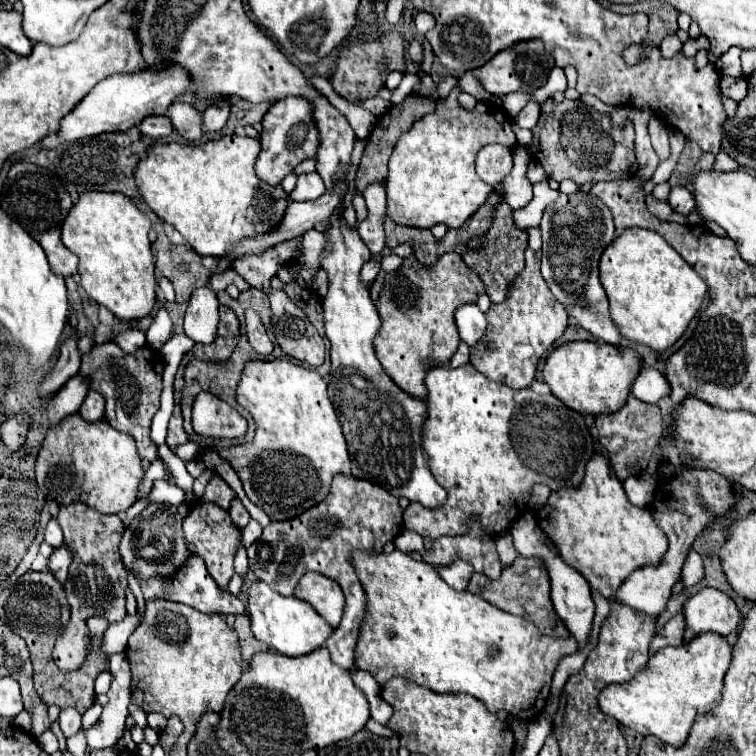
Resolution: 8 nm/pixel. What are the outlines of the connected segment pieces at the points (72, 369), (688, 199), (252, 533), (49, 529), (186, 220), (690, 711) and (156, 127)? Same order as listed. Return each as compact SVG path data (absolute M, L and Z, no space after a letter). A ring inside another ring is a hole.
M68 335L60 347L60 357L52 371L40 383L40 393L58 391L70 377L78 375L80 369L80 351L78 351L78 335Z
M674 187L670 191L670 199L668 199L670 207L674 211L678 211L680 215L690 215L690 211L694 211L696 203L694 203L694 197L692 193L686 189L686 187Z
M251 519L248 525L242 529L241 540L244 546L248 548L255 543L261 537L262 530L262 526L254 519Z
M50 519L50 523L46 525L46 543L54 549L62 547L62 529L56 519Z
M226 135L220 139L208 141L204 145L180 145L180 143L160 145L156 143L152 151L148 153L148 157L138 163L138 169L134 169L134 177L150 209L162 221L178 229L198 255L222 257L234 251L234 247L238 247L242 239L274 231L286 215L288 193L282 189L282 185L268 187L268 183L262 183L262 179L258 179L254 173L254 163L256 163L258 153L260 153L258 139L238 137L238 135Z
M704 633L680 647L666 647L650 657L648 667L624 685L608 685L600 693L598 703L606 715L612 715L622 725L642 733L654 735L668 745L682 747L698 715L718 705L724 675L732 661L732 647L722 635Z
M166 115L146 117L140 125L140 133L146 135L146 137L152 137L152 139L160 139L160 137L166 137L166 135L172 133L172 123Z

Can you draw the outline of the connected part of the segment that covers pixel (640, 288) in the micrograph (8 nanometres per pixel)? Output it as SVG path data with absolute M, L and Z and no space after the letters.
M638 227L626 229L606 247L600 259L600 281L610 301L610 315L620 327L620 333L654 351L666 351L682 337L708 289L702 277L696 275L662 235Z

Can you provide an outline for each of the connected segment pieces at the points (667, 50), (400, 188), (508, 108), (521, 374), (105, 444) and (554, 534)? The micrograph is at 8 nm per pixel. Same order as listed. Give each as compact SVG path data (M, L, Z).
M666 35L666 39L660 43L660 49L662 49L664 57L674 57L676 53L680 53L682 41L676 35Z
M454 87L446 99L438 99L436 111L418 119L410 131L406 131L390 157L390 171L386 179L386 193L388 193L388 209L386 215L408 227L422 227L430 229L436 223L444 223L446 227L462 227L462 223L478 211L486 203L486 199L494 193L494 187L478 179L474 171L474 157L482 145L500 143L500 145L516 145L516 137L510 125L510 119L504 115L502 109L496 109L488 103L478 103L472 111L466 111L458 105L460 89Z
M510 93L510 95L504 97L504 111L506 111L510 117L514 117L514 115L518 115L520 109L528 103L528 99L530 99L528 93Z
M526 249L526 269L516 277L508 299L488 309L486 319L488 331L474 347L476 351L470 355L470 363L492 381L506 383L514 389L528 387L534 379L538 359L548 353L552 343L568 327L566 309L554 299L554 295L550 295L550 289L542 279L538 251Z
M78 413L50 427L36 461L36 481L46 497L60 505L82 501L100 513L128 511L138 501L144 469L132 435L116 431L104 419L88 423Z
M602 455L590 459L580 487L554 491L550 495L544 511L538 515L538 525L558 547L562 559L582 573L590 587L606 599L614 597L616 589L632 571L656 565L668 549L668 539L654 523L652 513L628 501L610 461Z

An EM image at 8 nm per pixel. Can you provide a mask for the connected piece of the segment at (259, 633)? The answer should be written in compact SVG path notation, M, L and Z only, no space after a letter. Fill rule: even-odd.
M254 581L248 589L248 615L254 637L272 647L276 653L288 657L308 655L310 651L322 647L332 633L332 627L316 611L312 611L310 603L296 597L282 597L262 581Z

